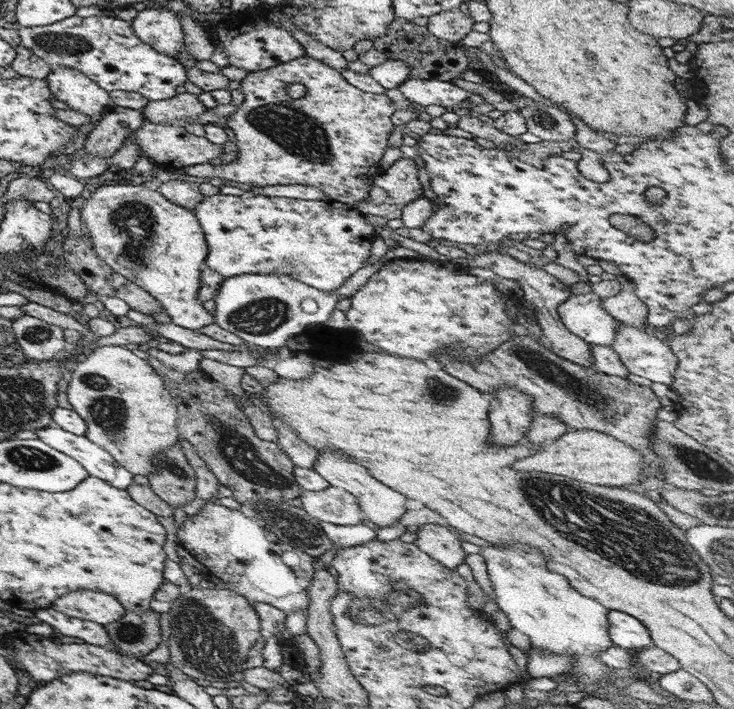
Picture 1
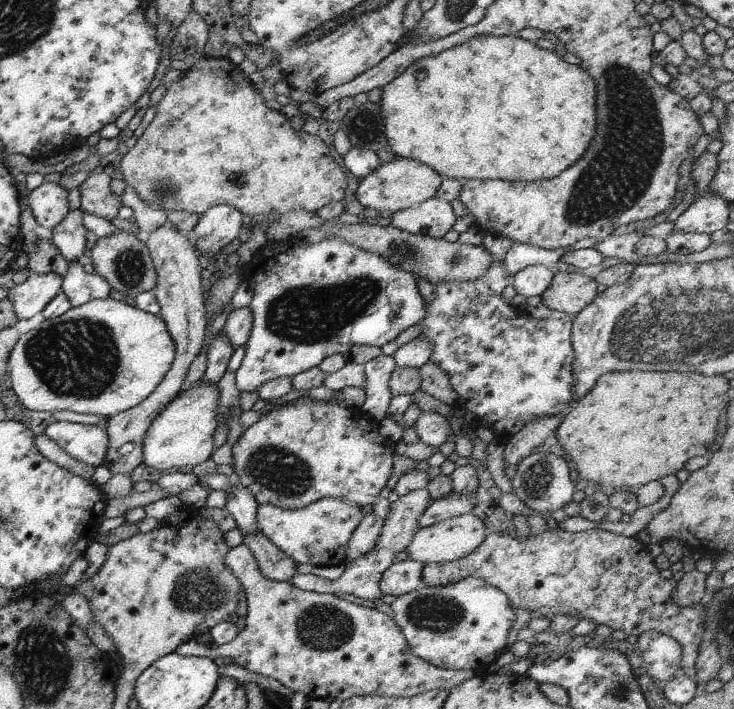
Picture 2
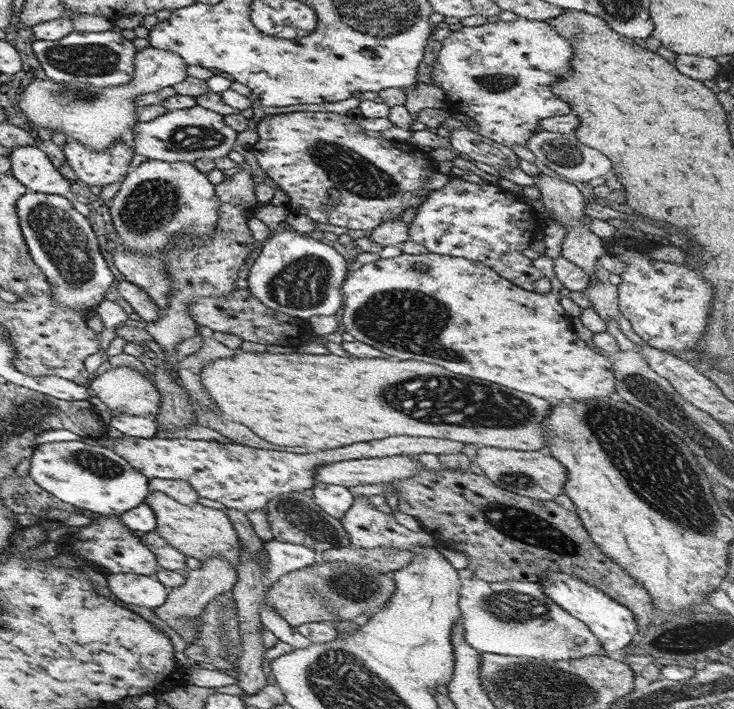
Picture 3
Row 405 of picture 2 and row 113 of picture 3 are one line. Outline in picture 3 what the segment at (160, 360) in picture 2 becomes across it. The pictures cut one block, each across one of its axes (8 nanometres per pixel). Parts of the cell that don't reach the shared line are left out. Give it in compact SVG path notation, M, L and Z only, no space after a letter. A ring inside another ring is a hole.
M152 46L142 48L140 52L136 53L134 64L134 79L132 79L132 82L124 83L124 85L116 85L113 88L86 86L78 82L56 82L54 79L48 78L36 79L27 86L25 92L22 92L22 95L19 97L19 106L22 108L22 112L24 112L29 122L32 122L31 127L48 130L48 132L52 132L52 135L64 134L67 138L78 140L80 144L84 144L90 150L102 152L102 150L106 150L112 144L122 142L122 140L131 144L130 136L134 135L132 126L138 124L138 117L135 116L138 106L132 101L144 94L159 92L165 87L173 87L188 76L186 74L188 64L178 54L174 54L170 50L160 50L160 48L152 48Z

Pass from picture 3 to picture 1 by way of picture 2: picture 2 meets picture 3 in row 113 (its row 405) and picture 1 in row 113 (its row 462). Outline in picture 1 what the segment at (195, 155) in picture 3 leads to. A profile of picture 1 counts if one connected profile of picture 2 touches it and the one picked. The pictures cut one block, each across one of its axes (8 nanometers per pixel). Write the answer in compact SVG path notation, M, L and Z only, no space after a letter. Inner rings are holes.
M177 94L172 99L148 101L144 115L154 124L184 127L187 121L196 122L207 108L196 94Z

